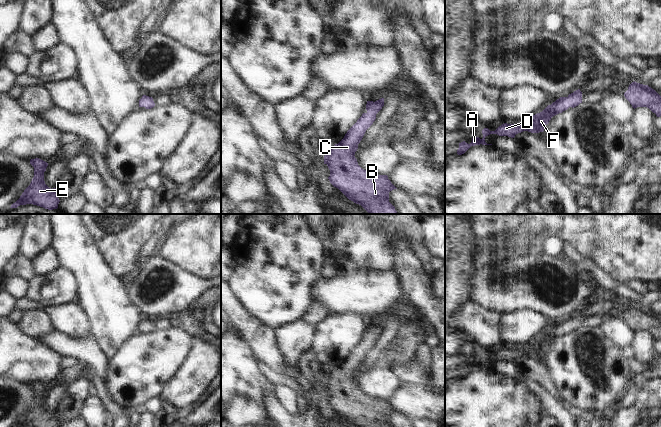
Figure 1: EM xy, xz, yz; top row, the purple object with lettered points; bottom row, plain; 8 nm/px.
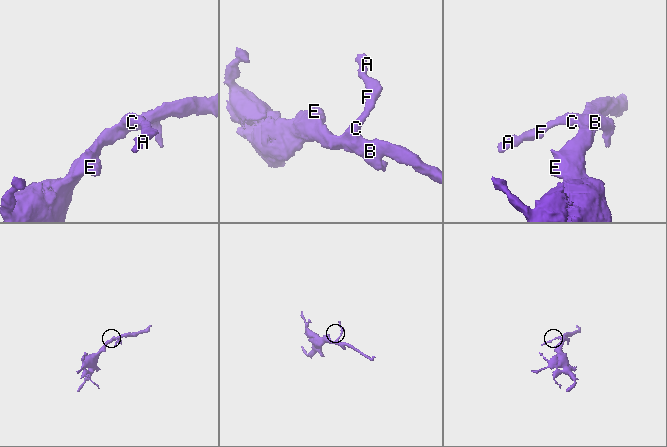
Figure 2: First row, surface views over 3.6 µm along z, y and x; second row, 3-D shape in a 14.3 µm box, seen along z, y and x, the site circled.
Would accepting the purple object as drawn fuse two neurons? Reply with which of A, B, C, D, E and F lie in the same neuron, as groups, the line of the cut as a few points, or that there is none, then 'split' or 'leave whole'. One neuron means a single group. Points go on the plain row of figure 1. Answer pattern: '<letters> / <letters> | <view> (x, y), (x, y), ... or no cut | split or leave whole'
A B C D E F | no cut | leave whole

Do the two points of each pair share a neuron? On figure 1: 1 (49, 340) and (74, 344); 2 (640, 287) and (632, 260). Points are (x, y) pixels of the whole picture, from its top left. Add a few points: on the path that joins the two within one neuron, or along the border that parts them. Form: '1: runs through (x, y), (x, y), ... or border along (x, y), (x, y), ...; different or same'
1: runs through (55, 340), (62, 344), (68, 344); same
2: border along (626, 284), (635, 279), (646, 284); different

